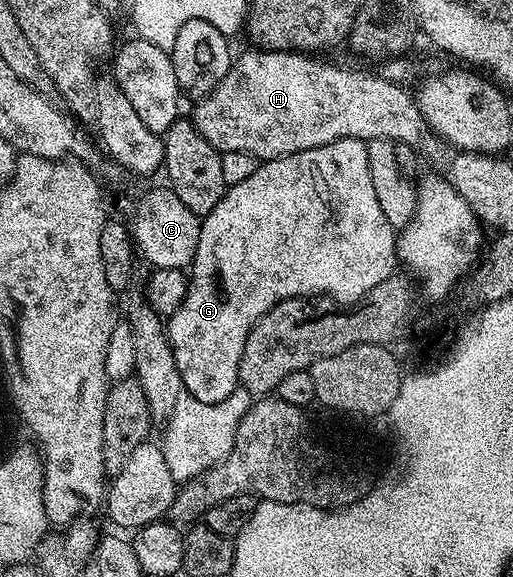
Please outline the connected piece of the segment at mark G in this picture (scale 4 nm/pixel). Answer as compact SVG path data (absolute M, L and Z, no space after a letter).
M337 139L316 149L259 162L256 173L252 173L252 177L240 181L240 185L226 188L225 197L216 205L216 209L212 209L204 216L201 225L198 248L194 254L194 261L188 268L186 296L180 309L176 309L168 316L166 338L170 341L171 350L174 351L176 369L182 378L184 391L202 402L224 402L239 387L238 366L240 357L244 353L246 338L256 325L256 321L260 321L260 317L268 313L268 309L283 303L285 299L307 297L329 297L333 302L343 305L357 304L359 299L366 298L371 291L374 291L376 285L380 285L380 281L395 274L398 263L396 229L388 225L388 217L384 217L384 209L380 209L380 200L376 197L376 188L372 185L372 173L368 170L368 149L365 142L360 139Z

